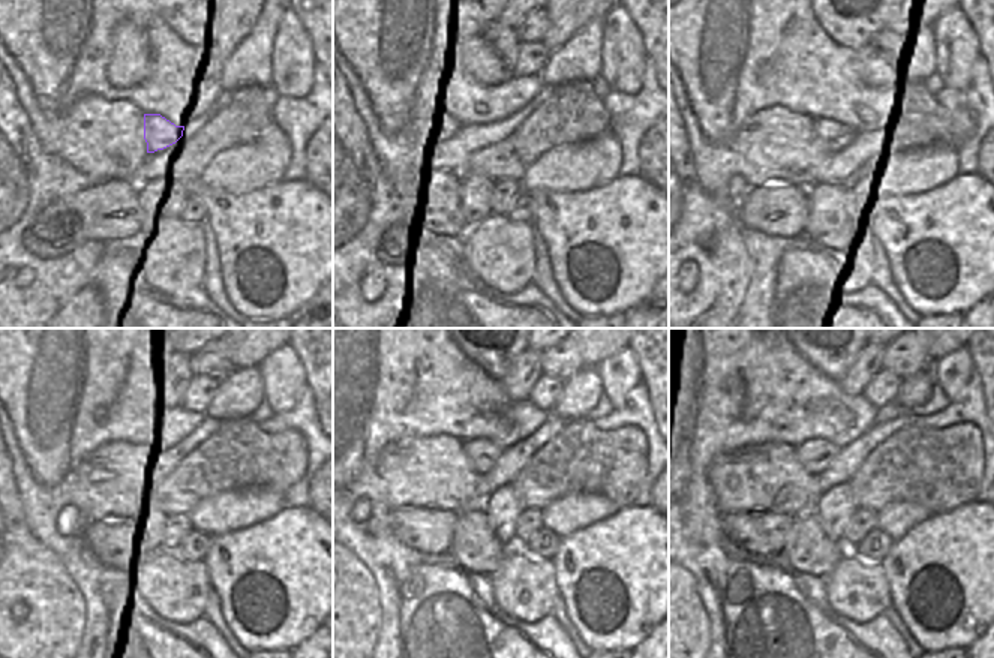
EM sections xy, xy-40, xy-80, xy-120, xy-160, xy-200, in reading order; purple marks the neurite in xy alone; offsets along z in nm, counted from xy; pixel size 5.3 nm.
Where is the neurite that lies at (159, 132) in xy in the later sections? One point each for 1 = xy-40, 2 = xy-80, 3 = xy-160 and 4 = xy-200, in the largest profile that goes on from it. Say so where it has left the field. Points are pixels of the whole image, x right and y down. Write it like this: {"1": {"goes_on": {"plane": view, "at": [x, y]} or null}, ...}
{"1": {"goes_on": {"plane": "xy-40", "at": [495, 129]}}, "2": {"goes_on": {"plane": "xy-80", "at": [826, 129]}}, "3": {"goes_on": {"plane": "xy-160", "at": [483, 454]}}, "4": {"goes_on": {"plane": "xy-200", "at": [816, 454]}}}

